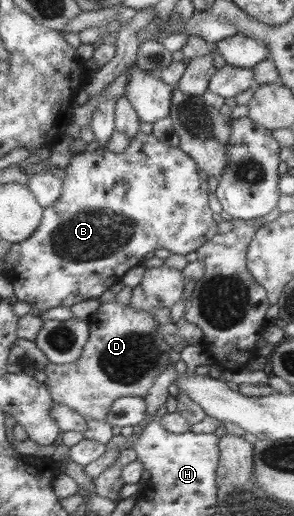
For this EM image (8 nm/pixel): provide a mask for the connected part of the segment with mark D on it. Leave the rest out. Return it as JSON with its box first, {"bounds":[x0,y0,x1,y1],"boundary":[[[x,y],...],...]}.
{"bounds":[42,301,170,445],"boundary":[[[117,301],[100,304],[99,308],[88,317],[89,333],[86,343],[82,347],[81,356],[68,364],[54,364],[48,362],[43,373],[46,375],[46,382],[42,382],[53,402],[64,404],[72,408],[86,421],[87,430],[82,433],[83,439],[94,440],[99,444],[106,445],[113,437],[111,426],[106,422],[108,407],[114,399],[121,396],[146,396],[156,375],[170,365],[169,359],[170,344],[159,334],[158,320],[148,313],[146,305],[139,310],[130,308],[129,305],[117,304]]]}

